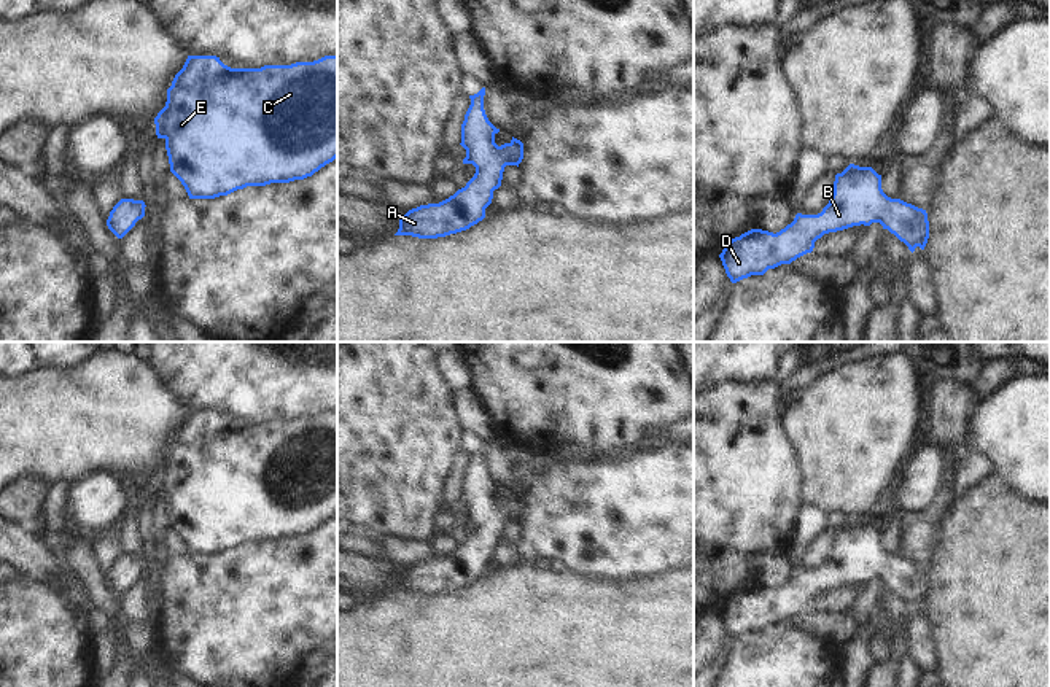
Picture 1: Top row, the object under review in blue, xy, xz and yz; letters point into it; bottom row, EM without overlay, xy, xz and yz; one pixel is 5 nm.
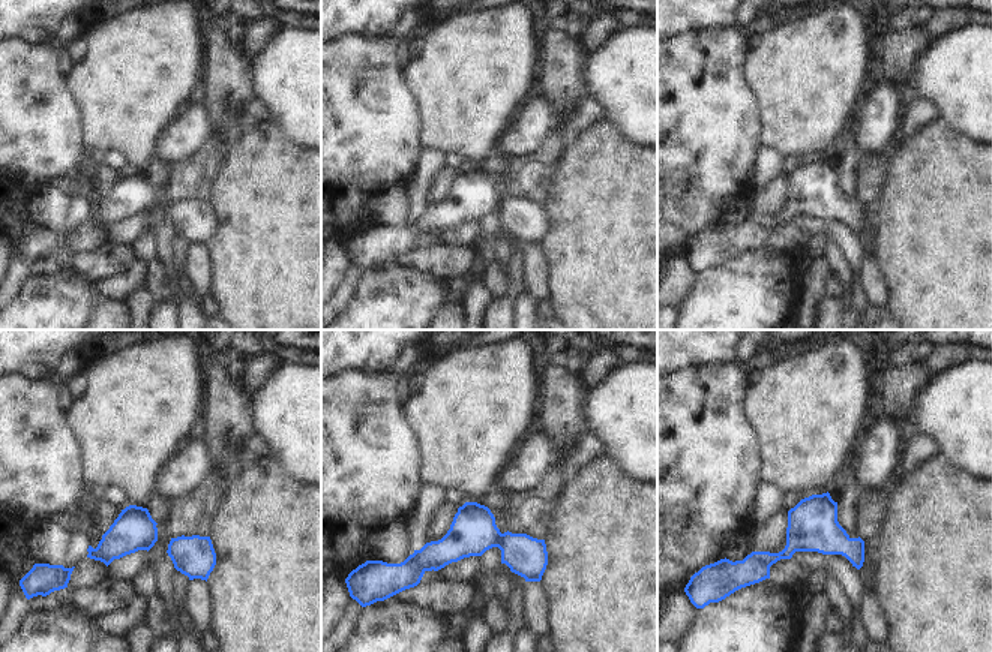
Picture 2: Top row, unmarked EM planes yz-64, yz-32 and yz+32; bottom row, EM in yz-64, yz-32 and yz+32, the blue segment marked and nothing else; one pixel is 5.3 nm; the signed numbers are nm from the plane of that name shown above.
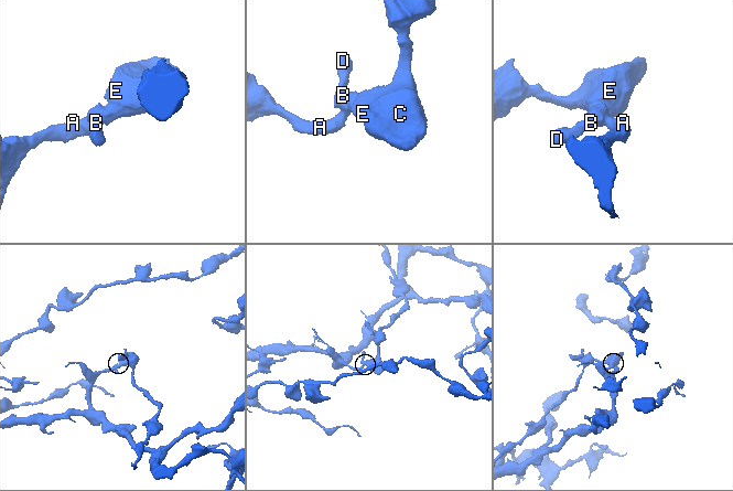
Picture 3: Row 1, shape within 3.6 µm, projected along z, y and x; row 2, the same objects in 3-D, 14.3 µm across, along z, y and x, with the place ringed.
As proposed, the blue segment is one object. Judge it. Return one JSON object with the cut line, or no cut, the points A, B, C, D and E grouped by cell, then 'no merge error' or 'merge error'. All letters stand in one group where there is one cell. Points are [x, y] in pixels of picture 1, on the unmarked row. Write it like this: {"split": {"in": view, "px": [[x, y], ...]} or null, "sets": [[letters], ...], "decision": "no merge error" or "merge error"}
{"split": null, "sets": [["A", "B", "C", "D", "E"]], "decision": "no merge error"}

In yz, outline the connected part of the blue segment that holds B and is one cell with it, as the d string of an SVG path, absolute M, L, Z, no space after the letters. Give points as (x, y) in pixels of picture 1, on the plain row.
M850 520L842 530L835 531L834 550L829 560L818 571L797 569L794 577L780 588L773 590L762 585L751 585L732 595L719 611L727 633L737 639L751 631L764 631L768 625L791 620L797 614L811 609L815 598L824 590L843 587L853 582L870 582L880 579L913 609L916 603L924 606L929 595L928 569L900 555L888 553L881 545L881 531L872 523Z

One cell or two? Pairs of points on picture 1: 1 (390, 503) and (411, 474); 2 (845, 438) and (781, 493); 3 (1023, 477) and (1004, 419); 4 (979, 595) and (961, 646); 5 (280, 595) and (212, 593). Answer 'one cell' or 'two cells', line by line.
1: one cell
2: two cells
3: one cell
4: one cell
5: one cell

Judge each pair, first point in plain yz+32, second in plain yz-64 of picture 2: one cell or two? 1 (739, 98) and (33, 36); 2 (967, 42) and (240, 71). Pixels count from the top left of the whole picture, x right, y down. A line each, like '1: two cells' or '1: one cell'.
1: two cells
2: two cells

